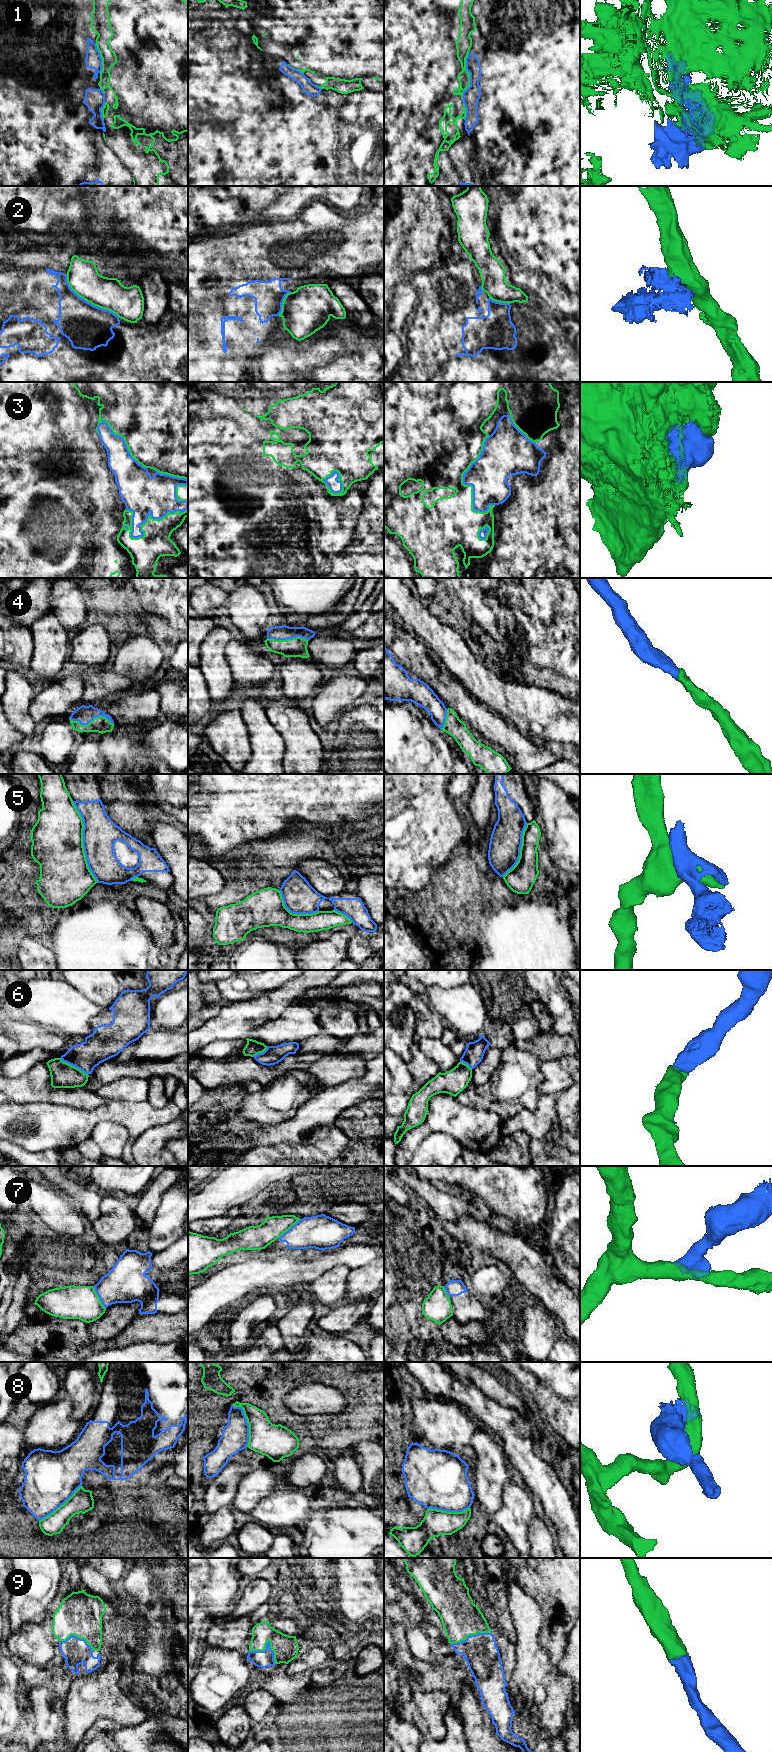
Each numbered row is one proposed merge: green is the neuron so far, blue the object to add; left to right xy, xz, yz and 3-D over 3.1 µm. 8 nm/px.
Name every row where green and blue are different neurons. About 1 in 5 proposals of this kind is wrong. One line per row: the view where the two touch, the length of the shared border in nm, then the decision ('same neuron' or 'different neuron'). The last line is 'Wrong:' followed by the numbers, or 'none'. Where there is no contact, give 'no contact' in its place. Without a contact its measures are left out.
1: contact in yz; length 380 nm; different neuron
2: contact in xy; length 550 nm; same neuron
3: contact in xy; length 500 nm; same neuron
4: contact in xy; length 360 nm; same neuron
5: contact in xy; length 700 nm; different neuron
6: contact in xy; length 260 nm; same neuron
7: contact in xz; length 240 nm; different neuron
8: contact in xz; length 360 nm; different neuron
9: contact in xz; length 240 nm; same neuron
Wrong: 1, 5, 7, 8

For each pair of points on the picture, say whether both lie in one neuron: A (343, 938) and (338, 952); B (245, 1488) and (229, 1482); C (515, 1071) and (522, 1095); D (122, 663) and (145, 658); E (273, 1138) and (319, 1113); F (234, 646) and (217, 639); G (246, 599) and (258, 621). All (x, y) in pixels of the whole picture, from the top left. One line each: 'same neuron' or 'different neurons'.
A: same neuron
B: different neurons
C: same neuron
D: same neuron
E: same neuron
F: different neurons
G: same neuron

